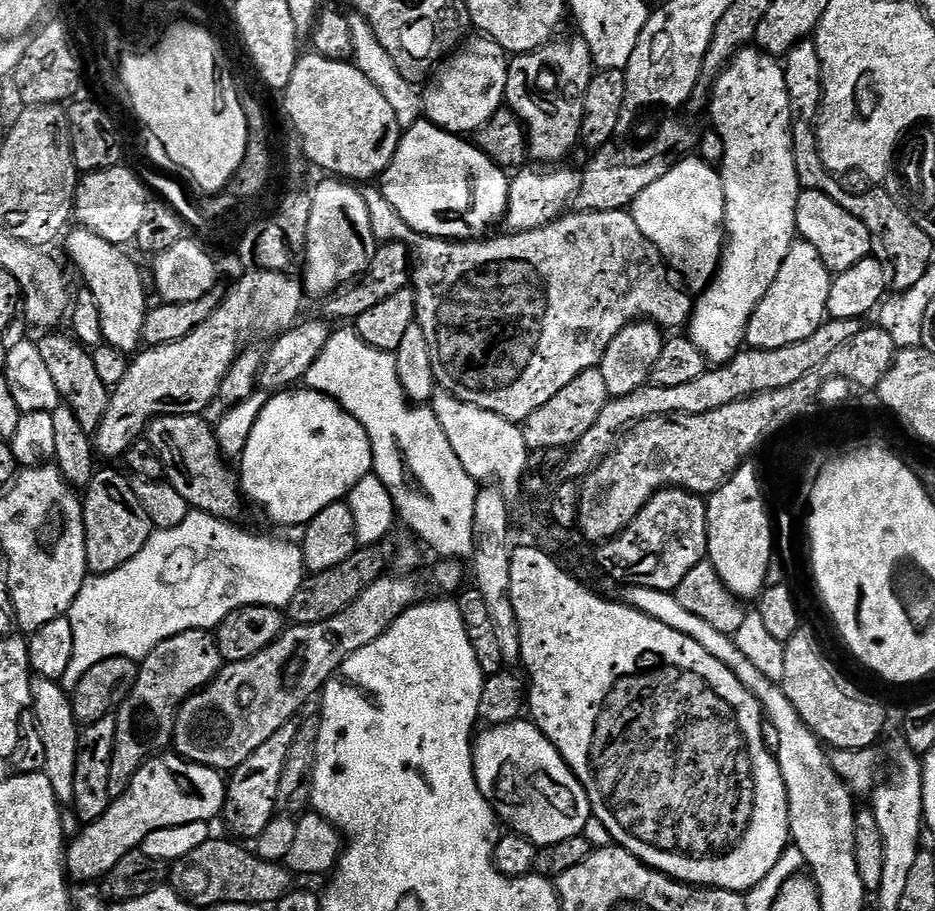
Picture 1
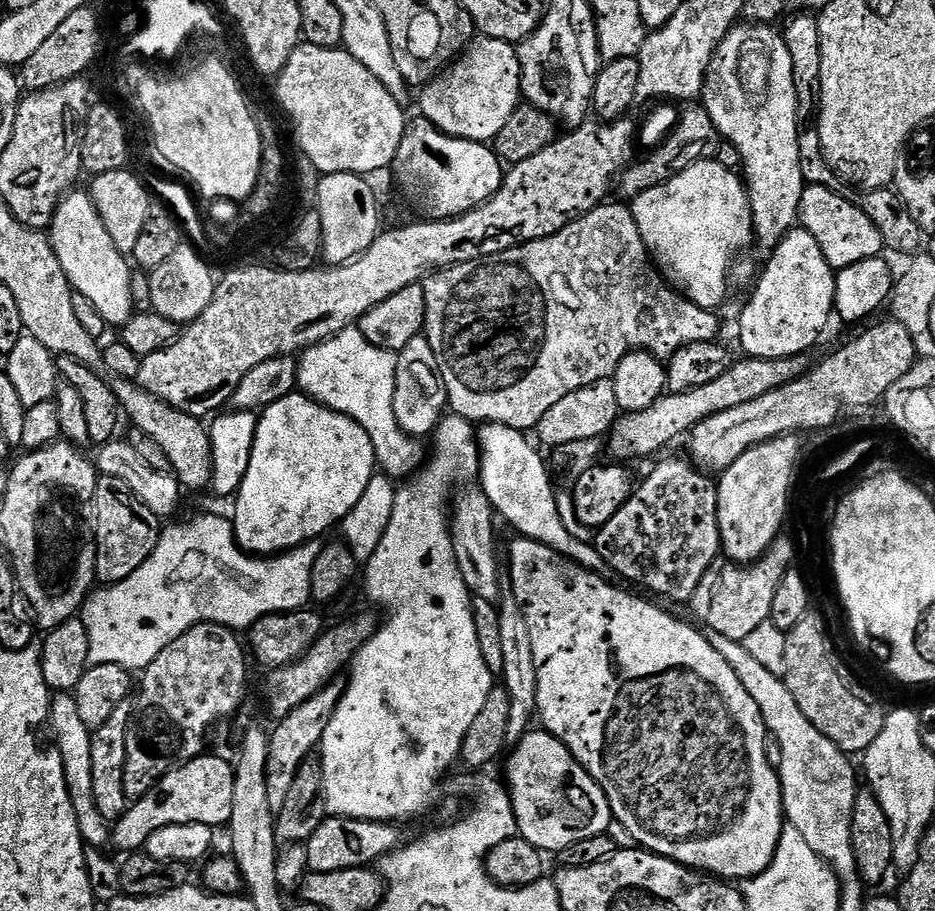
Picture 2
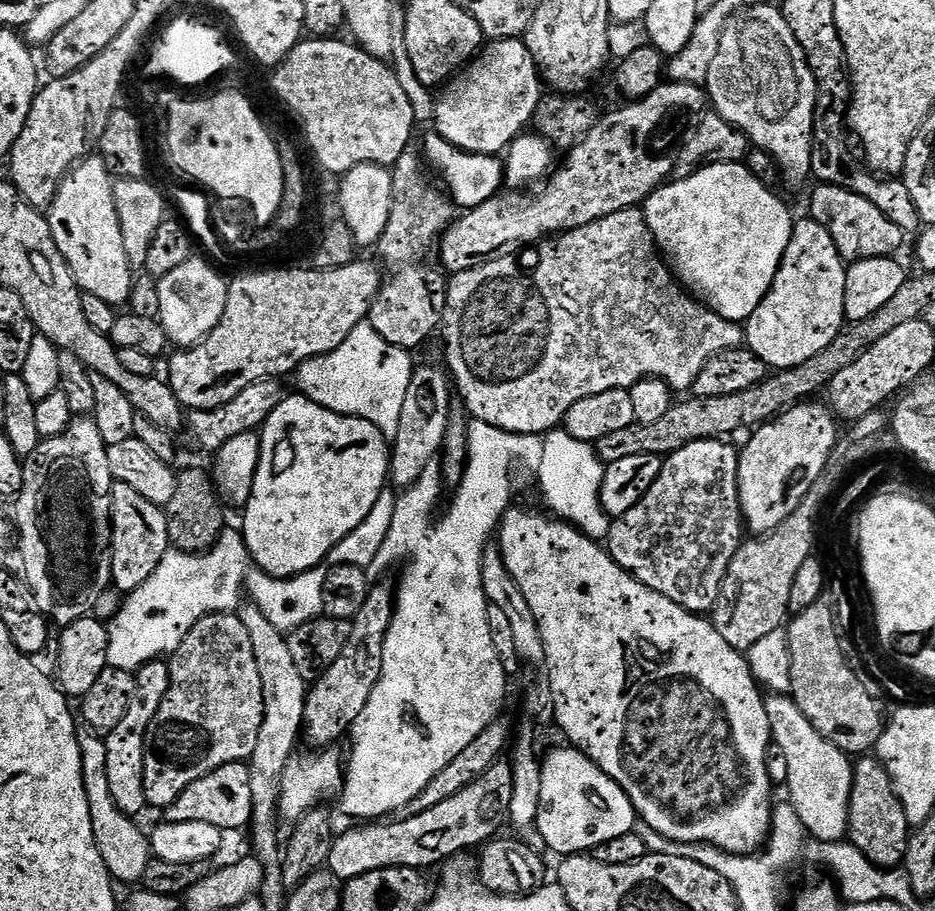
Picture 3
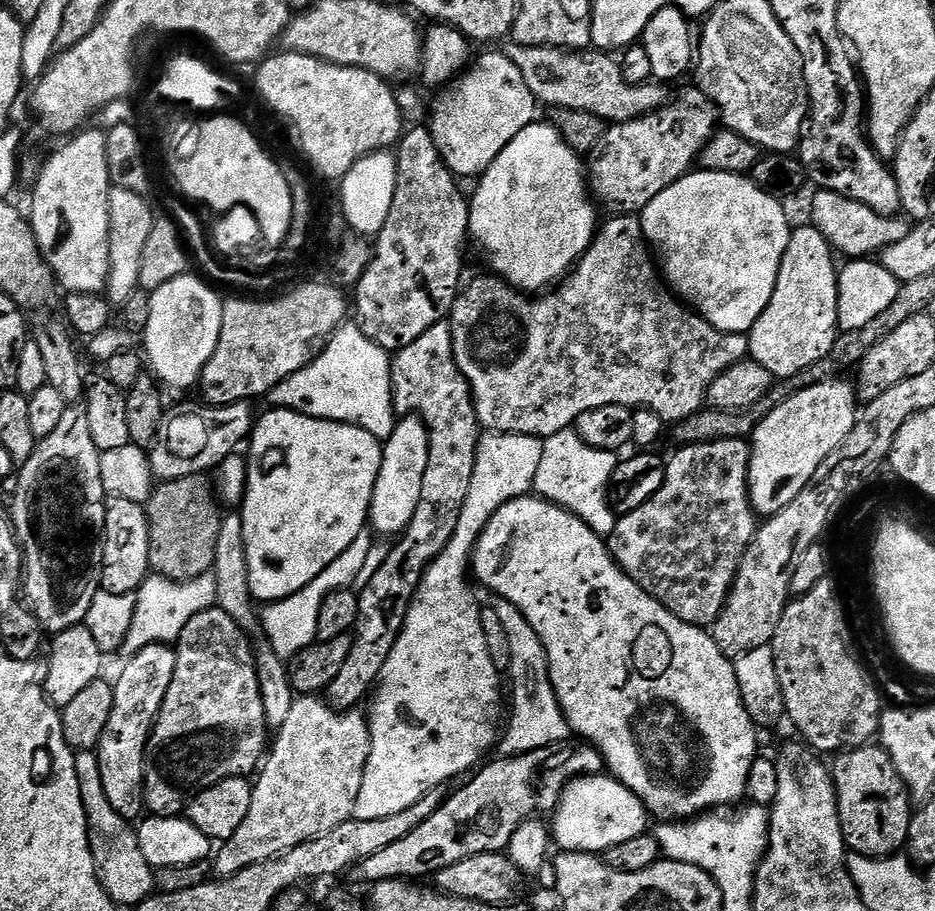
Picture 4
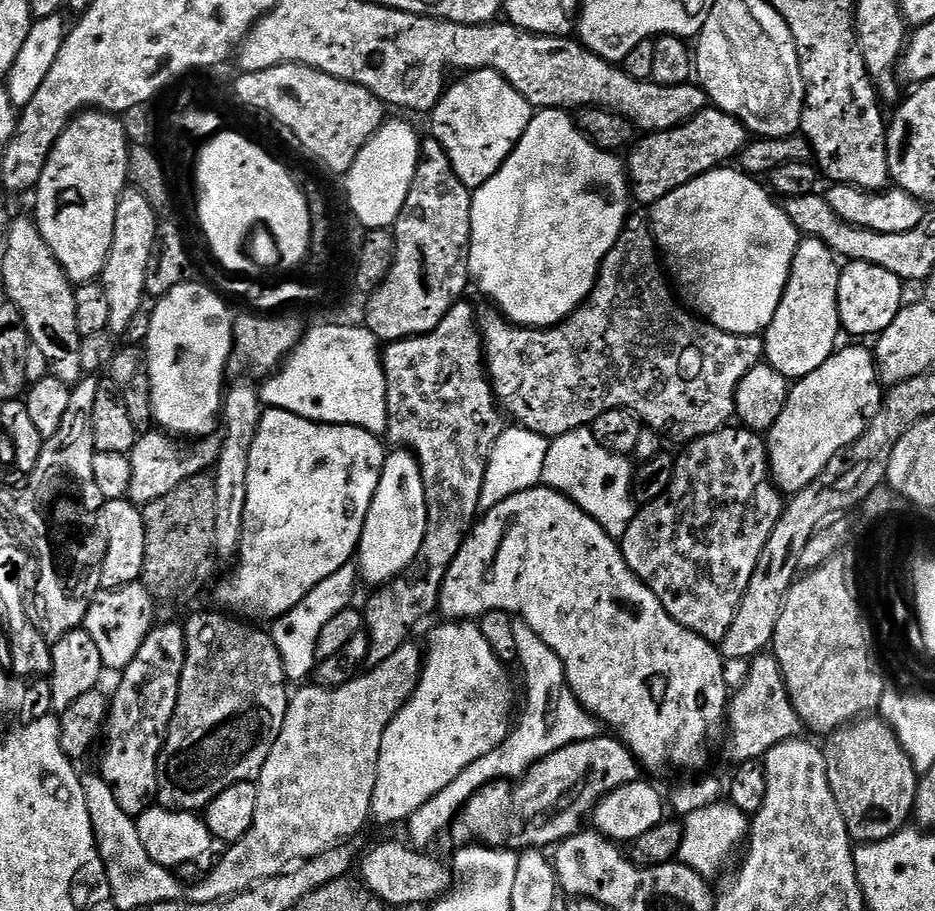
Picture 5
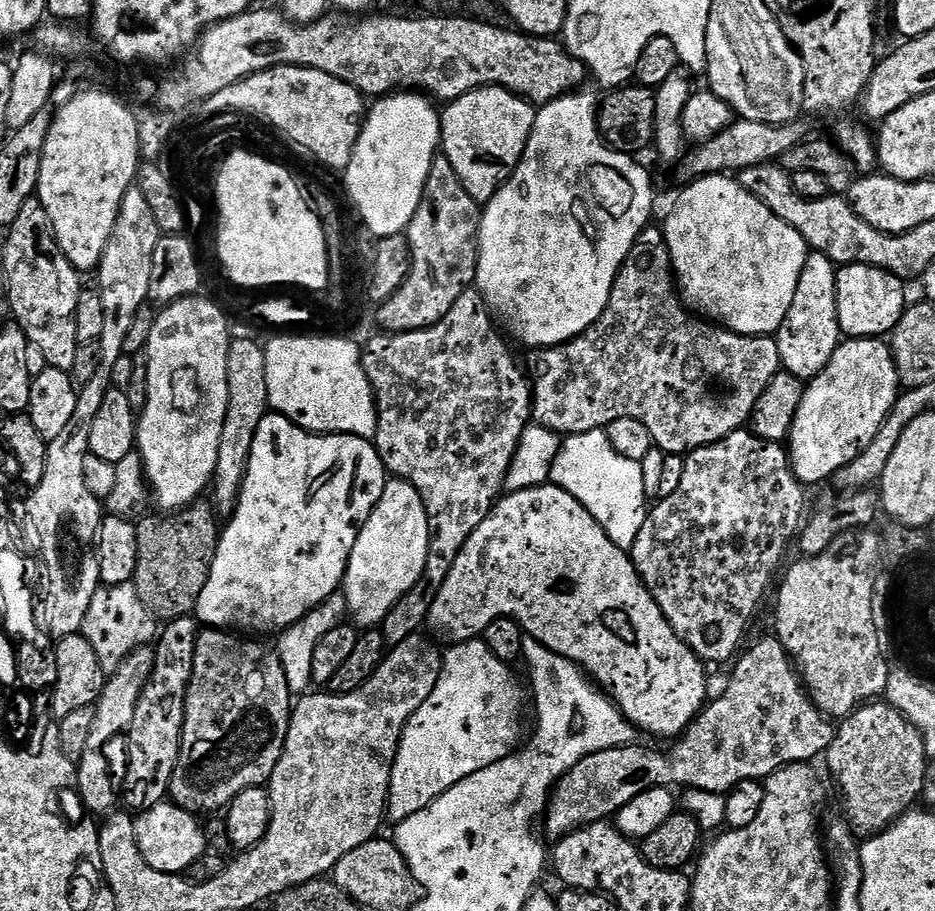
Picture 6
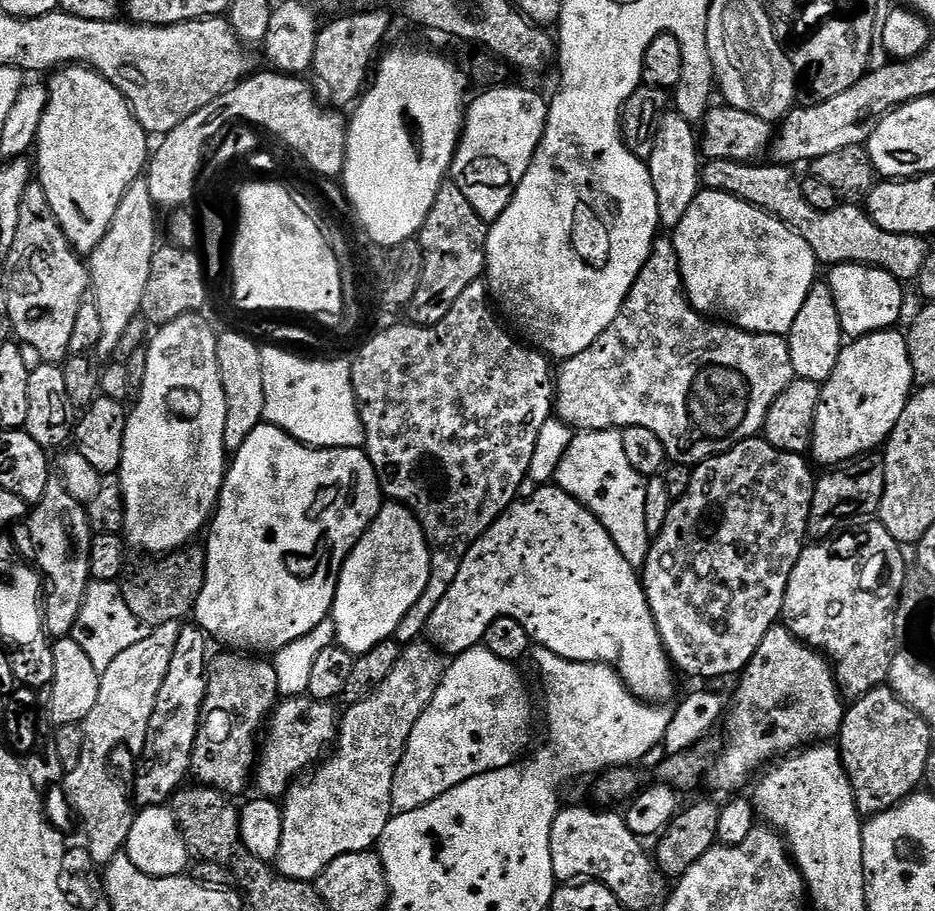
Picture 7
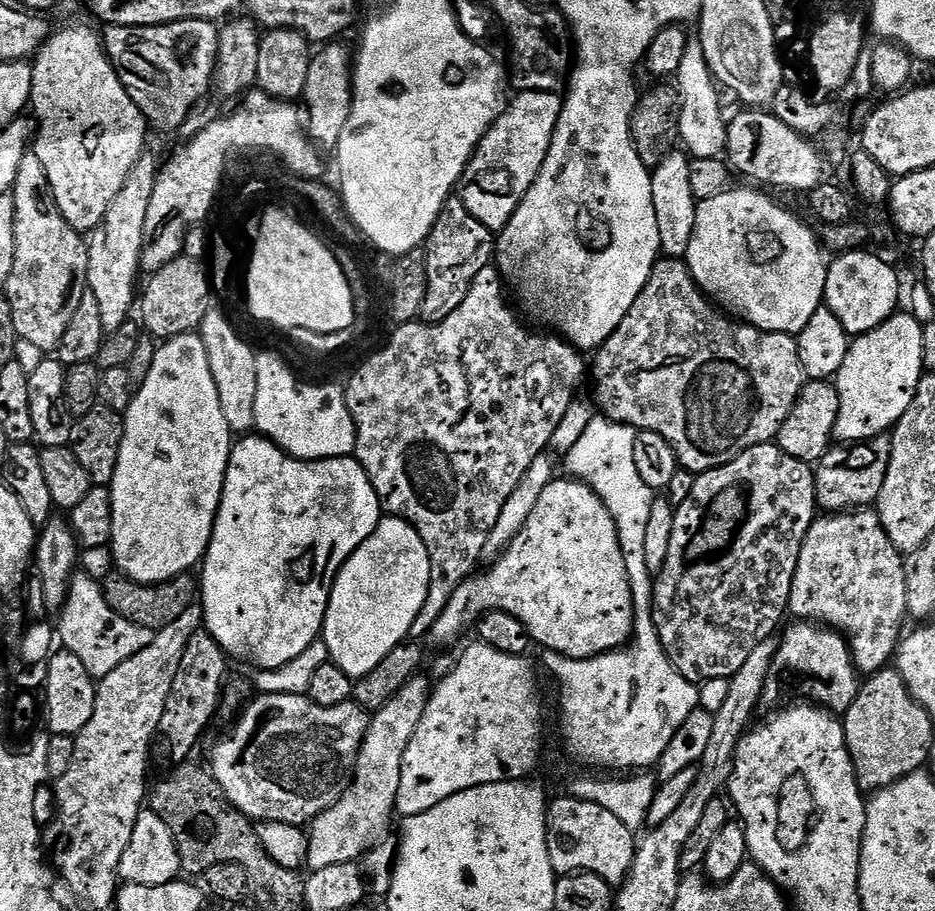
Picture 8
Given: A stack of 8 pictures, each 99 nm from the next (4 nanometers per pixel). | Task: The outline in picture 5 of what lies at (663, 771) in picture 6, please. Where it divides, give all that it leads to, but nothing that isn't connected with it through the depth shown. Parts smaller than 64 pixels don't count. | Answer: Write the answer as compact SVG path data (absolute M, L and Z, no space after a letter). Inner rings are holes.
M763 652L752 658L745 684L729 701L726 724L730 726L726 750L736 764L759 761L768 755L770 749L803 733L804 727L789 700L781 667L771 653ZM598 734L594 739L586 739L582 742L571 743L570 746L563 747L562 750L556 751L552 755L548 755L546 758L540 760L536 763L528 773L525 773L524 777L521 777L519 780L512 783L511 781L497 781L494 784L488 784L482 790L478 791L464 804L460 809L459 815L456 816L455 820L450 828L451 836L454 836L454 840L458 846L468 846L472 843L483 847L494 847L494 848L507 848L509 850L522 850L522 849L545 849L546 846L556 846L559 845L566 837L574 836L579 830L583 827L583 820L586 816L589 817L600 801L603 798L607 797L620 787L625 785L632 784L636 781L639 781L642 776L642 769L639 765L639 760L633 755L631 751L620 740L617 740L616 737L604 734Z

